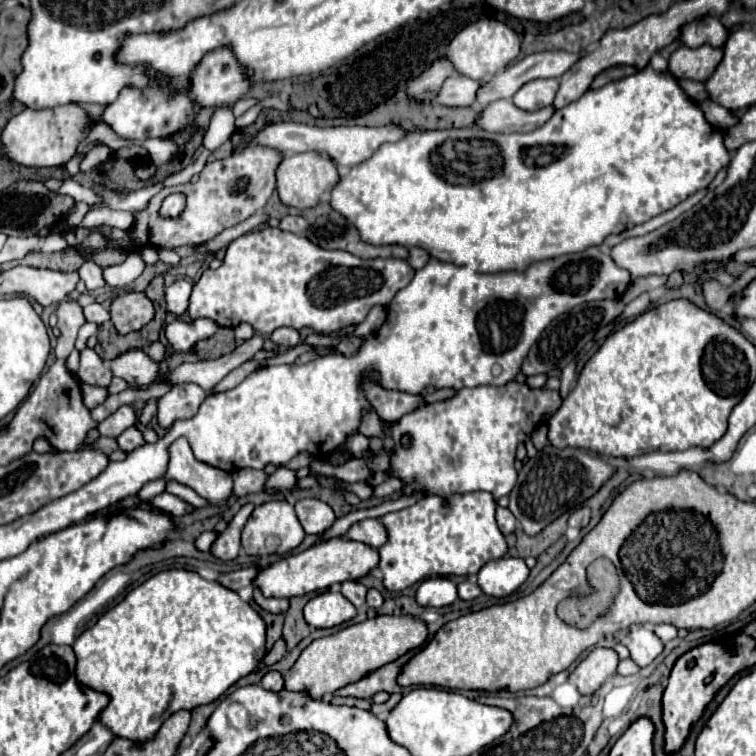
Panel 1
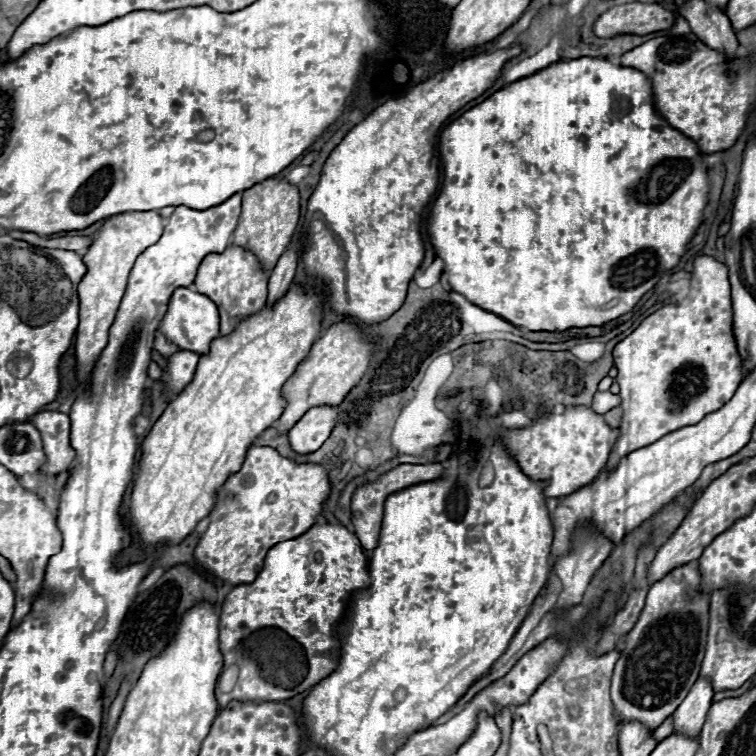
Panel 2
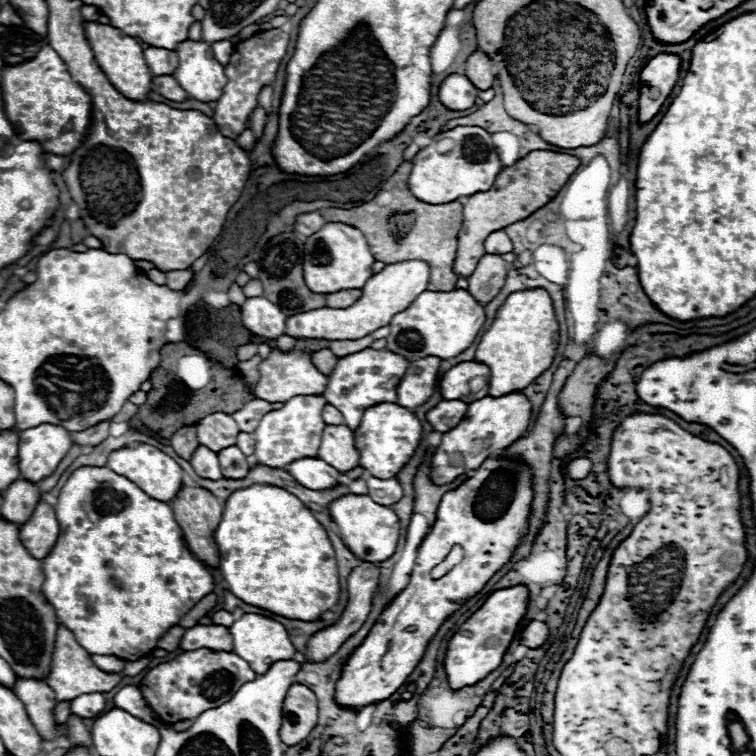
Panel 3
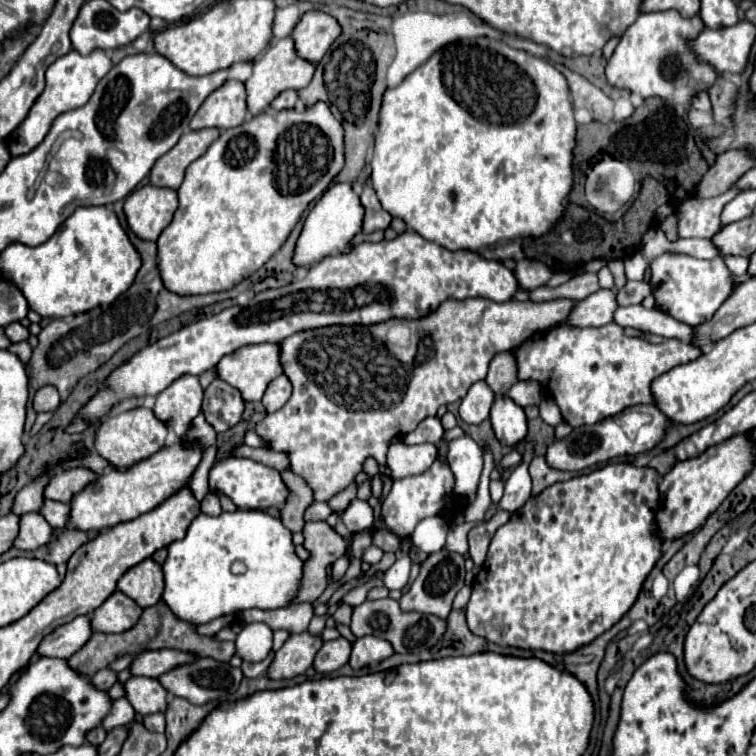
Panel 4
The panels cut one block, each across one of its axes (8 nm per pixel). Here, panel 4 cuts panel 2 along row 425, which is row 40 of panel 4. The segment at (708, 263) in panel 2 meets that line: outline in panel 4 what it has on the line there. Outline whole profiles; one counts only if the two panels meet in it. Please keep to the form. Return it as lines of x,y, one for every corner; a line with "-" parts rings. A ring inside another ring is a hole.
676,10
640,14
638,20
624,32
612,58
608,60
608,84
636,92
642,98
658,96
690,112
692,96
708,90
718,80
718,72
710,64
700,64
700,60
696,60
696,52
688,48
688,40
698,36
700,28
704,28
700,16
684,18

